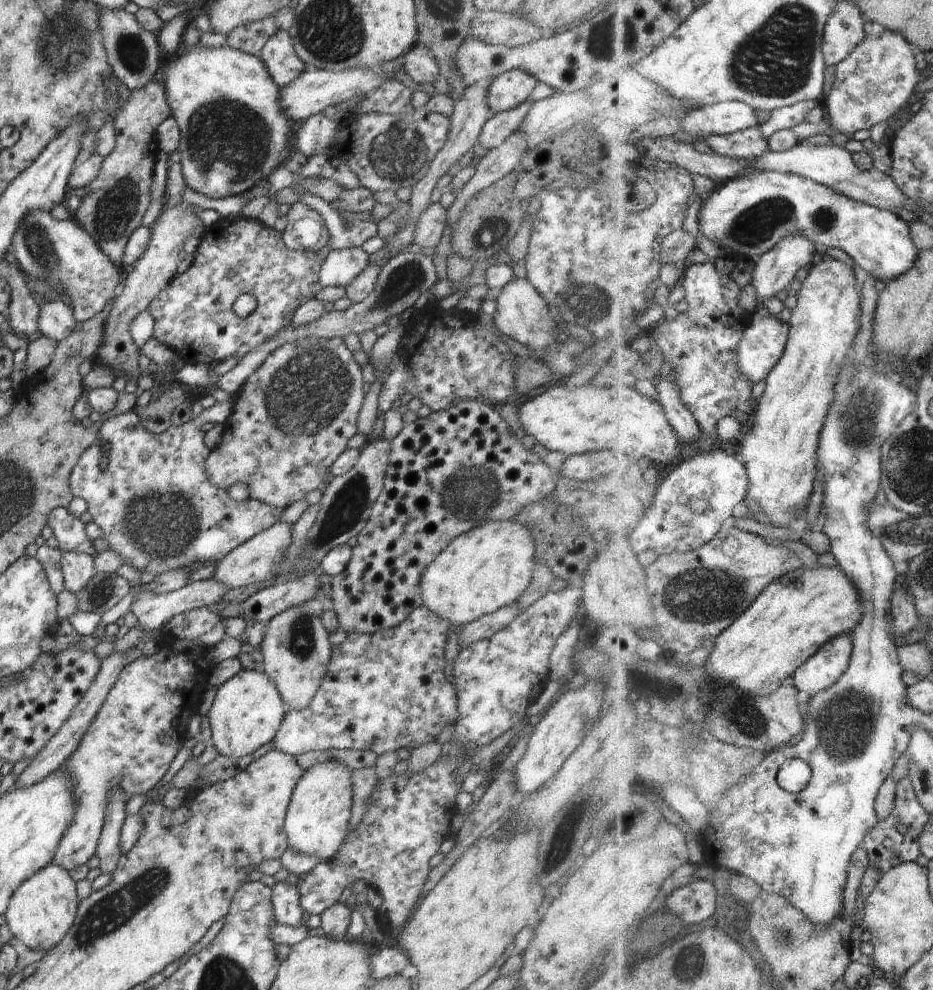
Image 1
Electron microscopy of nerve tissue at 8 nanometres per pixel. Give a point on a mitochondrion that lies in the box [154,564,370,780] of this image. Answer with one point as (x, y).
(302, 642)

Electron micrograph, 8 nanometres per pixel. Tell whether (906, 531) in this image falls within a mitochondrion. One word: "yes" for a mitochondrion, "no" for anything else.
yes

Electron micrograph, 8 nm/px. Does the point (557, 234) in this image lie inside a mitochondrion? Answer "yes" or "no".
no

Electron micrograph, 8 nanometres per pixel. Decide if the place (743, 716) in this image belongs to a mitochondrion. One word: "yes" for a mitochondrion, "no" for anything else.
yes

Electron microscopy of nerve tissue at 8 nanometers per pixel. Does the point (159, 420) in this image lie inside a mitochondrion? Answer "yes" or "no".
no

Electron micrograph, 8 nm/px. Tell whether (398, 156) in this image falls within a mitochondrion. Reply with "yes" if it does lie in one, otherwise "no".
yes

